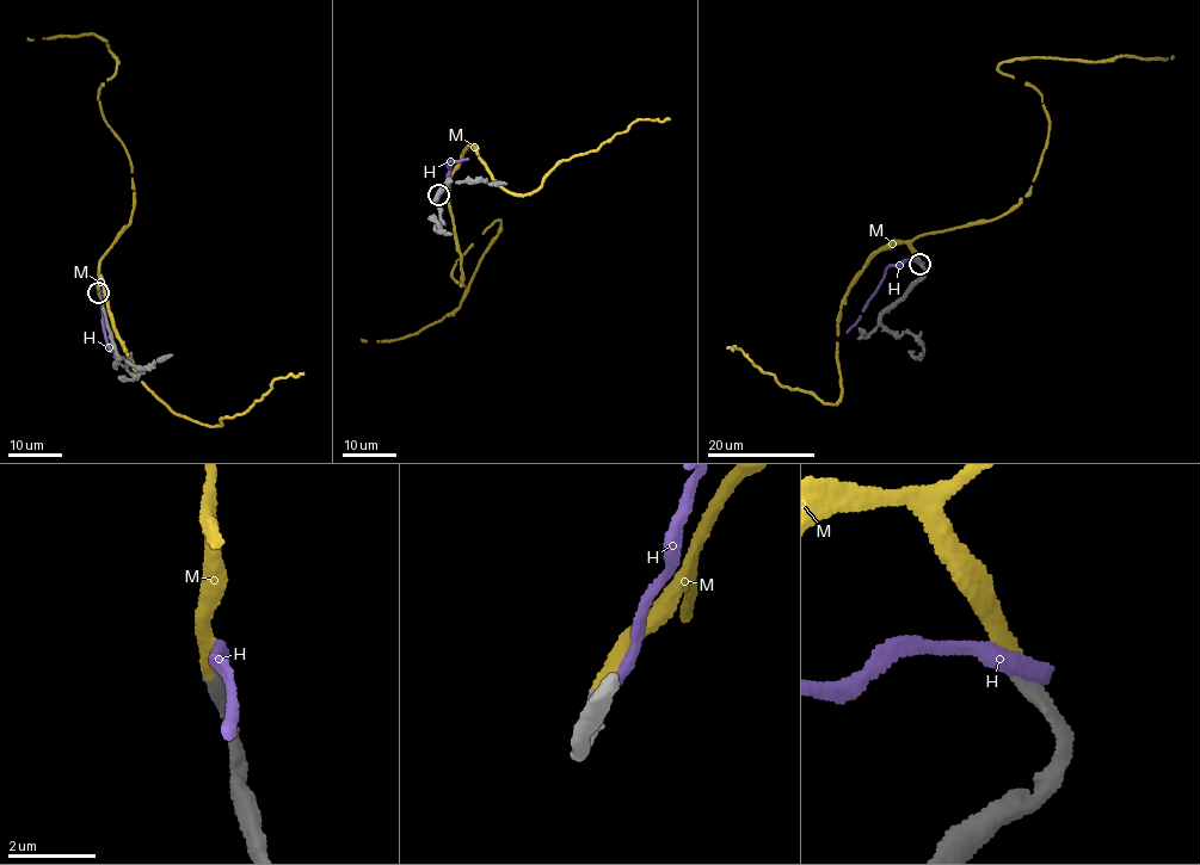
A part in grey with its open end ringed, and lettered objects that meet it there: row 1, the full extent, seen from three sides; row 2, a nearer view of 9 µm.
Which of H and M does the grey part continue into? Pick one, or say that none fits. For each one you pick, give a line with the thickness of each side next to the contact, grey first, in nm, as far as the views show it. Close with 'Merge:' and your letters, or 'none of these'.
M: calibres 400 and 360 nm
Merge: M

